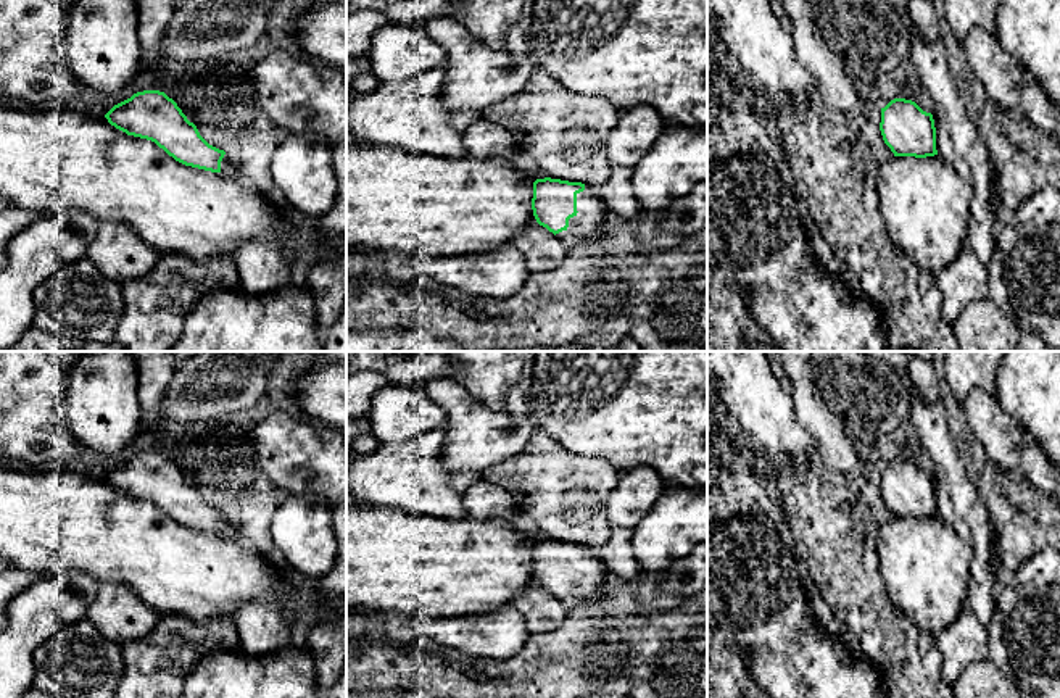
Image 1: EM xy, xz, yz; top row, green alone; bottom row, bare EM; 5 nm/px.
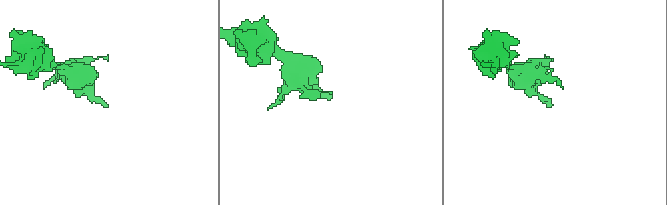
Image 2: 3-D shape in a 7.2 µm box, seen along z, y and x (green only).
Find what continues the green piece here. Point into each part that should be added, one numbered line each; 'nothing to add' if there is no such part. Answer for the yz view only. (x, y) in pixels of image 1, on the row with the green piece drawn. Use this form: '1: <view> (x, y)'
nothing to add

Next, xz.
1: xz (593, 213)

